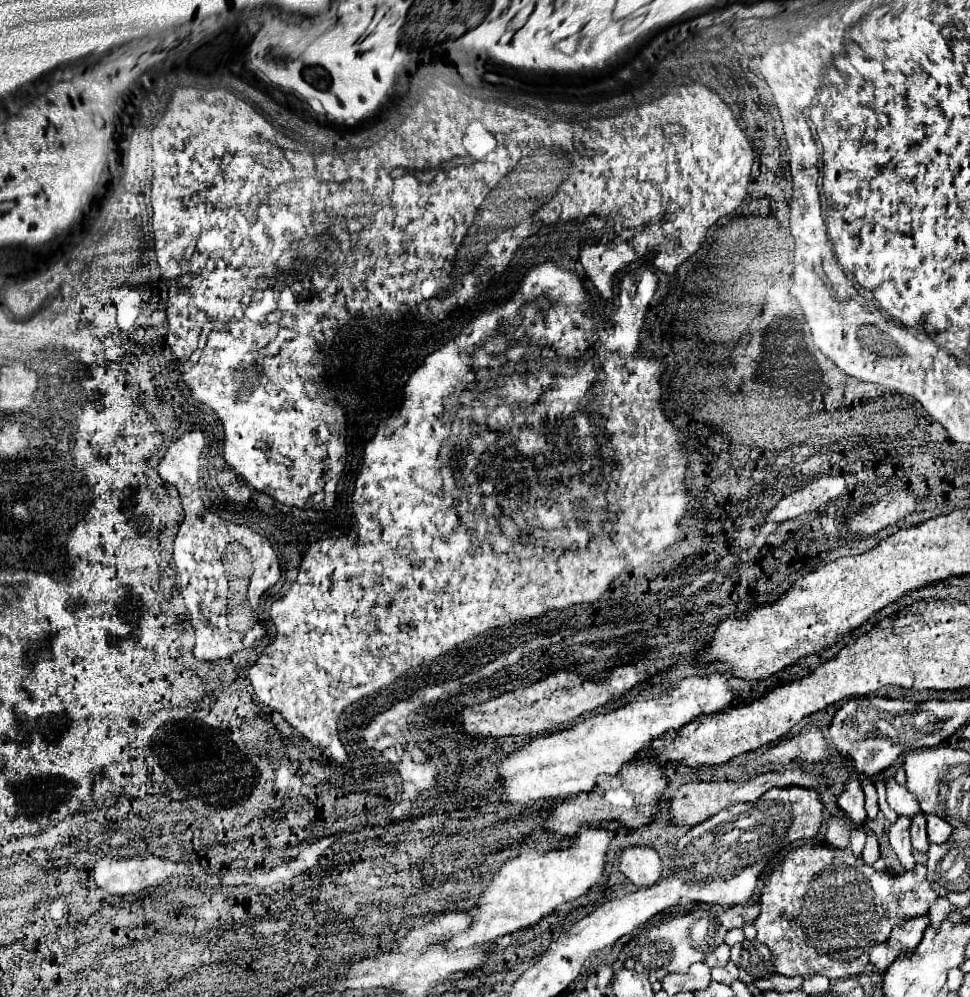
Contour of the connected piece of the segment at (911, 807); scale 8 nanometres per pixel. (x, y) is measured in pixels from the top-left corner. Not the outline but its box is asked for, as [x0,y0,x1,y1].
[886,778,920,818]

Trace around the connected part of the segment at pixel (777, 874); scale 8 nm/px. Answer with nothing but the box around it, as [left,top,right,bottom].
[752,844,938,980]

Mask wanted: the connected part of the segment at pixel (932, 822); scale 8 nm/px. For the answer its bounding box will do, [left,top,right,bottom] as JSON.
[926,816,952,844]

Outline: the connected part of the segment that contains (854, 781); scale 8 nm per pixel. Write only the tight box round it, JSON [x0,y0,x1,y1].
[838,774,866,824]

